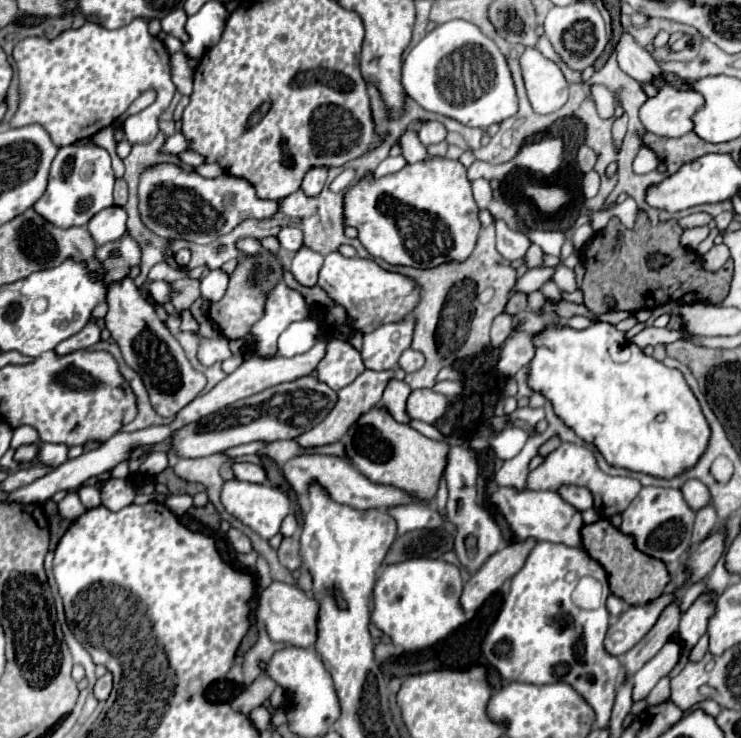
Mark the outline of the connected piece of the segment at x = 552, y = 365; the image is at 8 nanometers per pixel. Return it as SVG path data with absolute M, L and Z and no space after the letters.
M592 322L592 326L582 332L548 326L534 338L534 342L536 356L530 362L530 386L536 392L542 392L552 402L554 412L576 432L578 438L586 444L594 444L608 464L656 478L676 478L698 464L708 448L710 426L682 372L664 366L652 356L646 356L634 344L630 344L632 358L628 364L614 362L610 356L610 346L616 342L626 342L626 338L624 332L616 330L608 322Z

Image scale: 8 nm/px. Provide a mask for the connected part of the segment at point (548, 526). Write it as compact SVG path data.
M492 480L486 484L486 492L490 496L490 502L496 504L498 510L506 516L518 540L536 538L548 542L562 542L566 546L582 546L582 528L584 528L582 512L576 510L566 500L562 500L558 492L534 492L534 490L514 492L512 488L498 488Z

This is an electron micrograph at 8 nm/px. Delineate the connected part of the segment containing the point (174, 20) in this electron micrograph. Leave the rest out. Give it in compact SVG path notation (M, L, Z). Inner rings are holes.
M174 10L168 16L162 18L162 30L174 38L178 38L180 42L186 42L190 36L186 32L186 12L184 10Z

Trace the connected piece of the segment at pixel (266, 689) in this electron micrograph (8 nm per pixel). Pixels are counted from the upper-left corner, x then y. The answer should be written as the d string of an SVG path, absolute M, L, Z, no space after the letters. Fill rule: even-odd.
M260 674L238 698L234 698L232 708L244 716L248 716L256 706L262 706L264 702L268 702L272 690L276 688L276 682L270 680L270 676Z

